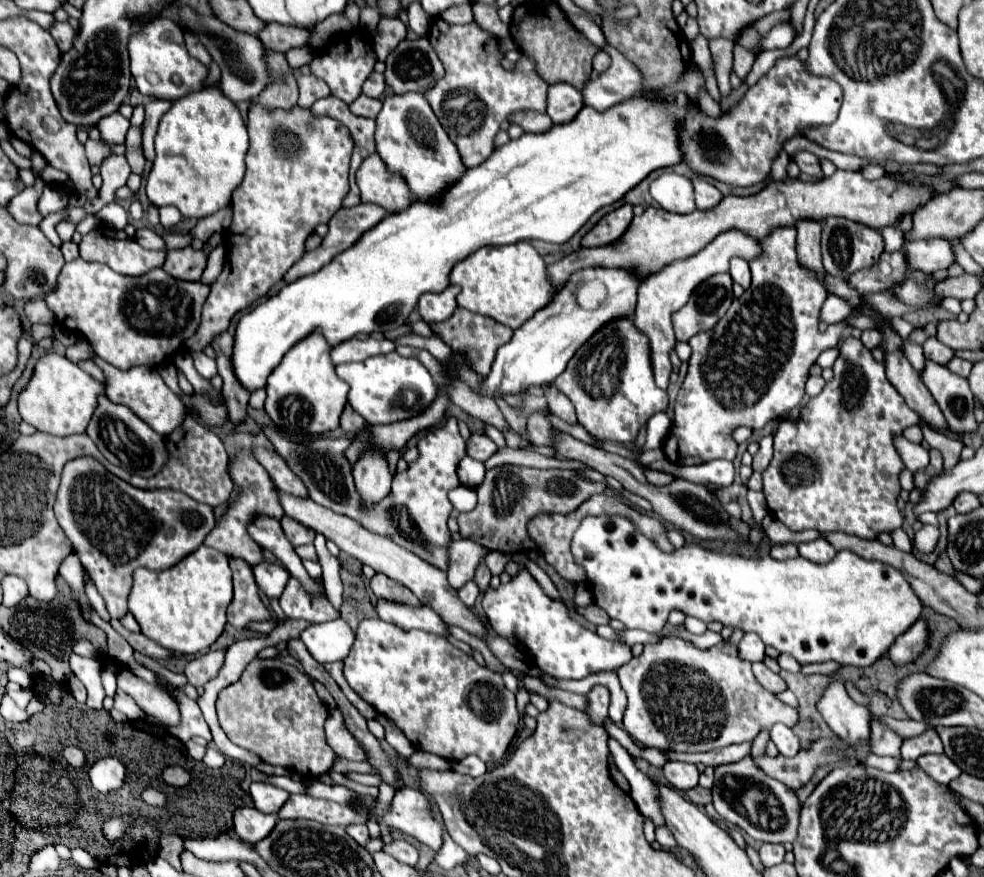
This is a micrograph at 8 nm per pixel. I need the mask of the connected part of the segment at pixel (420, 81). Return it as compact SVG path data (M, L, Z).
M421 37L417 41L405 39L403 43L399 43L399 47L387 57L387 71L385 71L385 81L387 85L393 89L395 95L403 95L403 93L425 93L427 89L431 89L441 77L443 77L443 65L439 63L439 57L435 55L431 43Z

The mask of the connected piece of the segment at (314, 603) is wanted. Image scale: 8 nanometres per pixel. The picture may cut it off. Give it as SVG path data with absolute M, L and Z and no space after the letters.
M295 577L289 579L283 595L279 597L279 605L287 617L305 619L309 623L323 623L341 617L341 611L337 611L325 595L311 597Z

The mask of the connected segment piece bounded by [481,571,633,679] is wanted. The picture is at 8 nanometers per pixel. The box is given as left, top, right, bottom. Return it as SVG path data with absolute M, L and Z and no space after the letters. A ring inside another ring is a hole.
M529 571L519 573L509 583L499 585L497 589L489 587L483 593L481 605L489 627L499 637L513 637L521 641L527 661L537 665L547 675L559 679L585 679L587 675L599 671L619 669L633 657L631 645L599 637L597 633L577 623L573 617L569 617L567 605L549 599L539 587L539 583L529 575Z

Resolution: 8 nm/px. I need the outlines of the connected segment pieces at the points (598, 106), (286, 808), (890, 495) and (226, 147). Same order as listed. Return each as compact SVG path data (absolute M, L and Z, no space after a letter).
M611 45L599 47L601 51L609 53L611 65L597 78L587 81L581 89L583 105L593 107L595 111L605 111L625 99L631 99L639 93L645 93L641 85L641 73L637 67L631 65L619 51Z
M291 795L277 815L279 819L311 819L321 825L341 827L347 827L351 823L367 823L365 819L359 819L359 815L355 815L347 805L315 799L309 795Z
M843 337L841 345L839 345L839 357L833 365L833 379L823 387L823 391L809 399L807 405L801 409L801 415L797 421L781 421L777 425L777 431L775 431L775 453L773 453L773 459L769 463L769 467L763 471L763 493L765 493L765 499L767 499L767 507L769 511L781 521L785 523L791 531L805 531L805 529L817 529L817 531L843 531L843 533L849 533L849 535L859 535L863 539L875 539L881 531L885 533L891 533L893 529L901 527L903 525L903 517L899 513L899 507L897 507L897 495L901 491L901 485L899 485L899 471L905 467L899 453L895 451L893 447L893 435L901 433L905 427L909 425L917 425L921 421L921 417L907 407L905 399L895 391L895 387L887 381L885 377L885 367L883 363L877 363L871 355L871 351L867 351L859 339L853 339L853 337Z
M217 87L173 101L155 135L155 161L147 177L149 201L157 207L173 205L185 217L217 213L229 205L231 193L243 181L247 149L249 137L239 109Z

